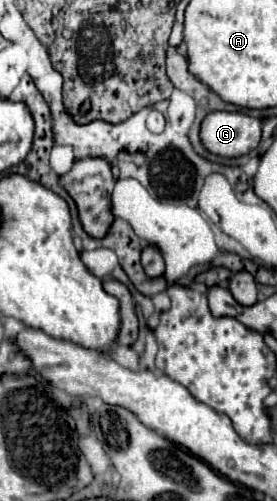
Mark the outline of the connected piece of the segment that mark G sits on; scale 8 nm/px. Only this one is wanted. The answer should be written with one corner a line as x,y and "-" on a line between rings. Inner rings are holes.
213,111
201,121
203,147
219,157
241,157
253,151
261,139
261,121
243,113

